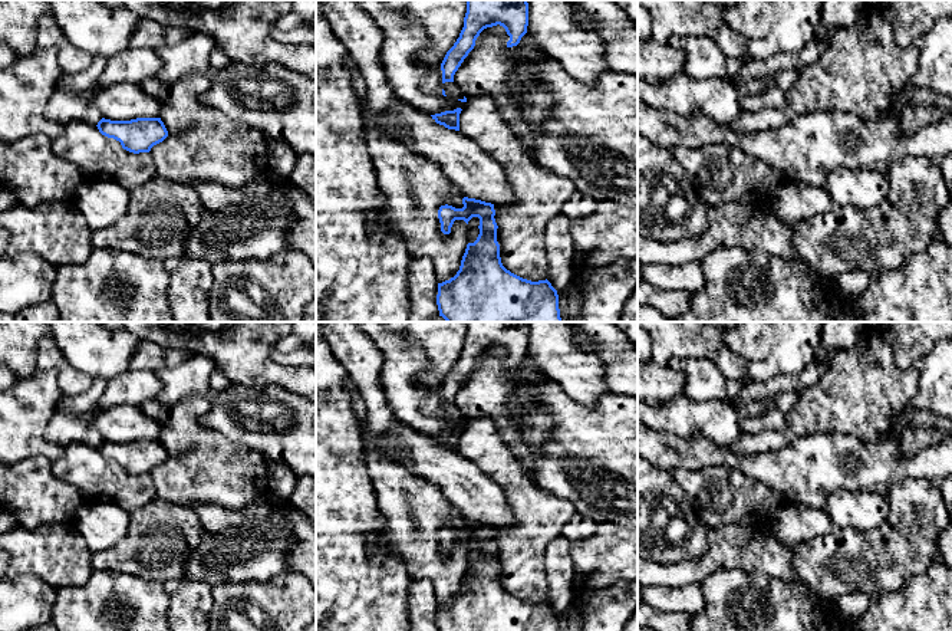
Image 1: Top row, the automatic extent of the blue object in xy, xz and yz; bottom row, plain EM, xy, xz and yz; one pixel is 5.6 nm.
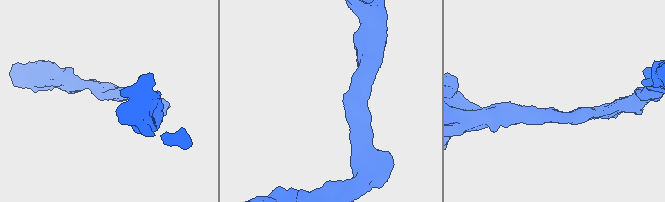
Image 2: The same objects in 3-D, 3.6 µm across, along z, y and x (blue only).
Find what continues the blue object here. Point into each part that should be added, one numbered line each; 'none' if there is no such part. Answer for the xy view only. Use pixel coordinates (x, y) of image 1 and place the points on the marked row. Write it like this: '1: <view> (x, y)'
none

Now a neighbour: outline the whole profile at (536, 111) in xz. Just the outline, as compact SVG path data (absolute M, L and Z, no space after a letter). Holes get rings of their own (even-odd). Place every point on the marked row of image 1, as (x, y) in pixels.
M549 92L541 96L530 98L523 103L523 118L534 129L538 131L549 119L551 111L551 98Z

